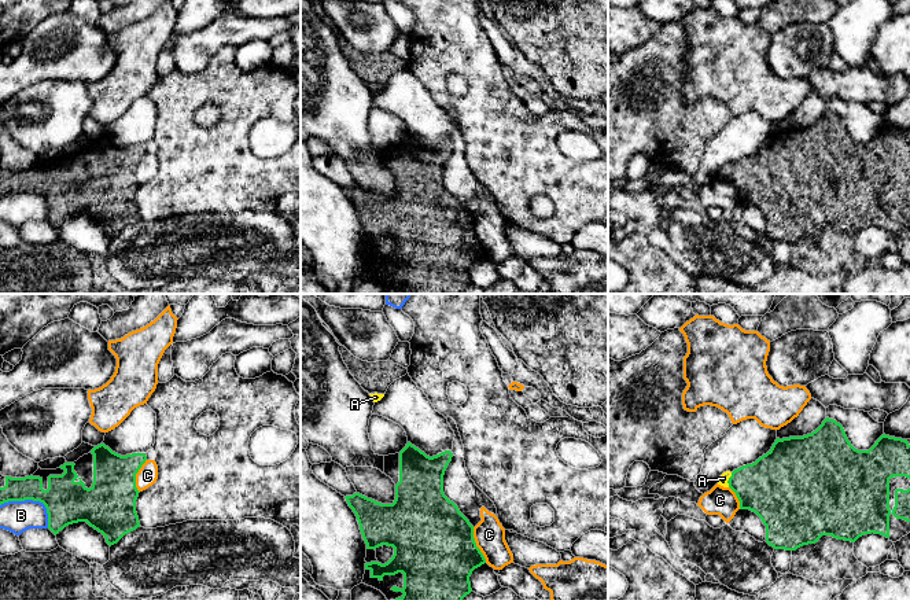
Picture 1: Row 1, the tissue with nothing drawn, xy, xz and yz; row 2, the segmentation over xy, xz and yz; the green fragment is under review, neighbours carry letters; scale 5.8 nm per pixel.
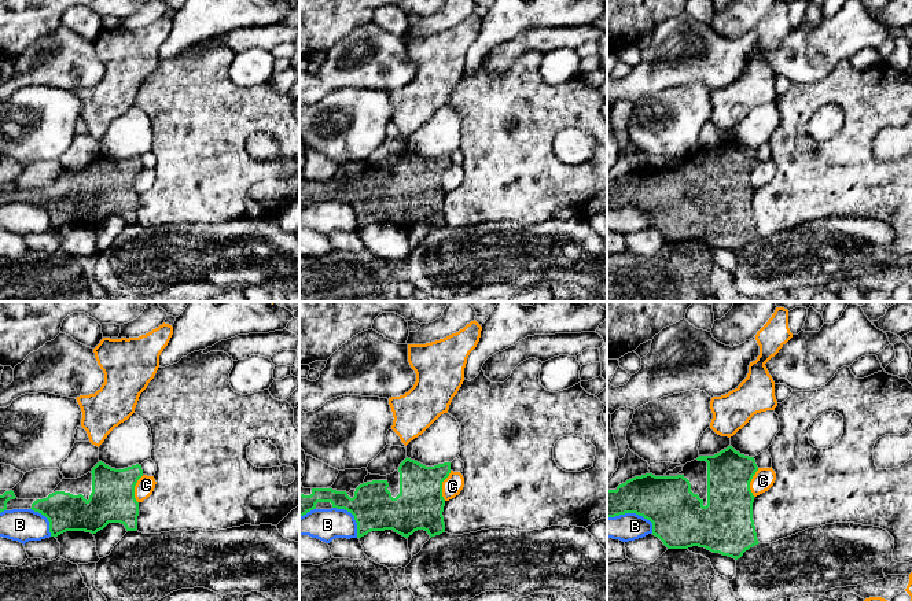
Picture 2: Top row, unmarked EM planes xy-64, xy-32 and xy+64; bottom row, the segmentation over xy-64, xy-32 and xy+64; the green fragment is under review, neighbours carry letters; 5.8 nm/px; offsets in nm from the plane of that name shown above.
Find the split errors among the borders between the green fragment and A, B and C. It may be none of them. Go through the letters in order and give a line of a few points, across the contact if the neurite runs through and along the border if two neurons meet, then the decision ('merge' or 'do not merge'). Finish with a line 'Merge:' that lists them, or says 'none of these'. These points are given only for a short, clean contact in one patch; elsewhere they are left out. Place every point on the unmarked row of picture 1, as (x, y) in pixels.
A: merge
B: do not merge
C: do not merge
Merge: A

